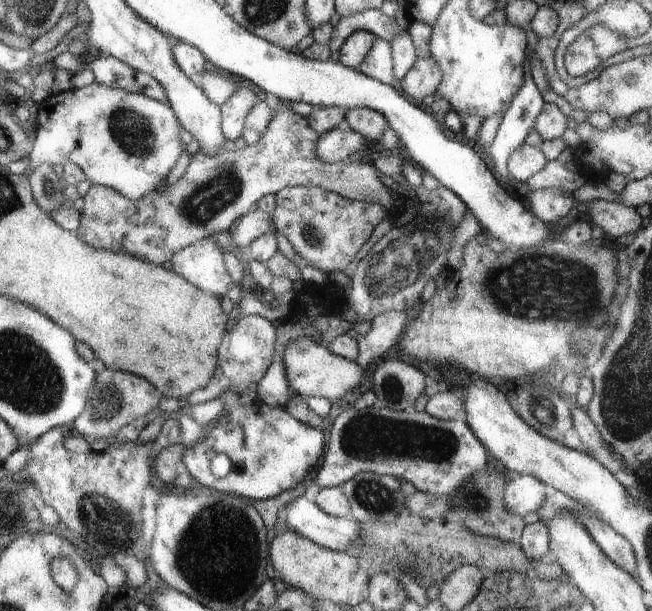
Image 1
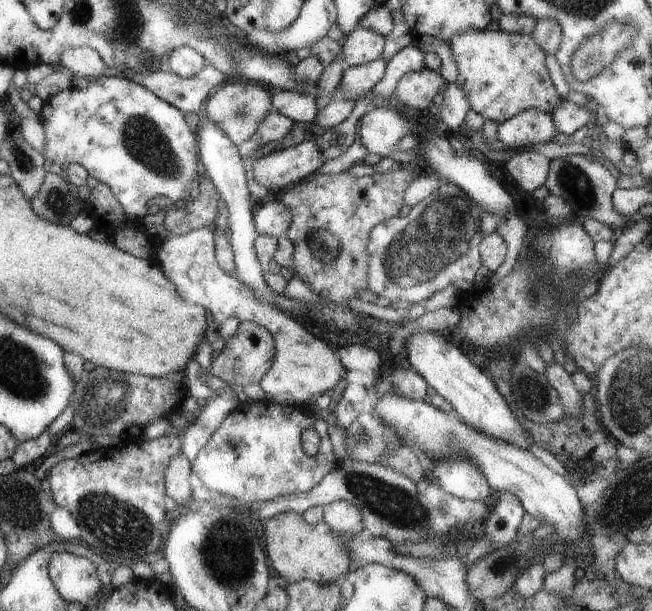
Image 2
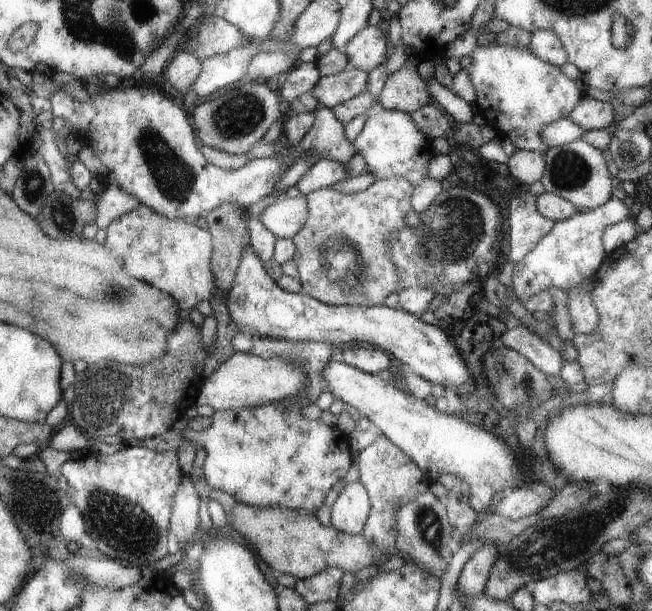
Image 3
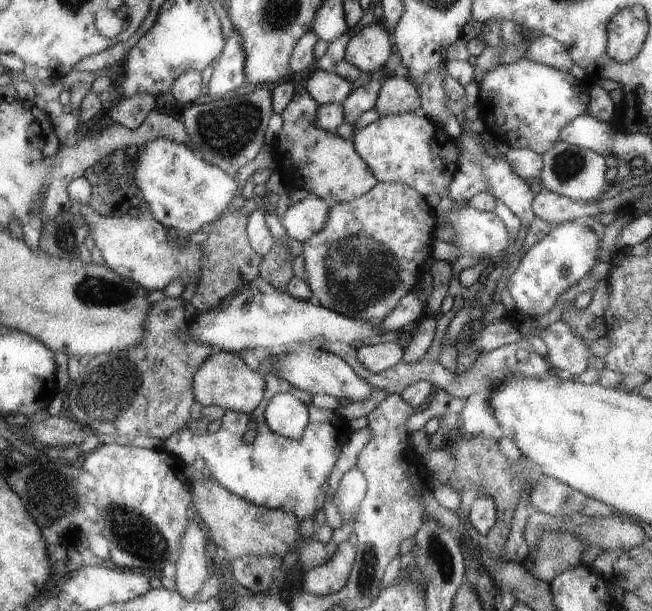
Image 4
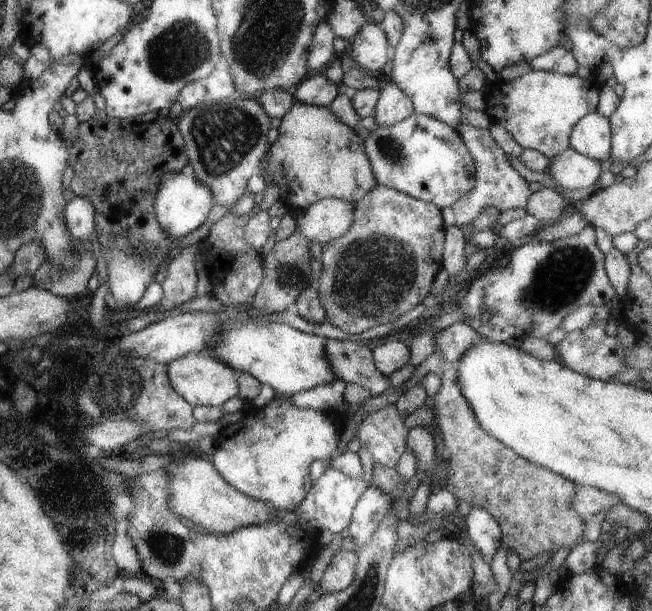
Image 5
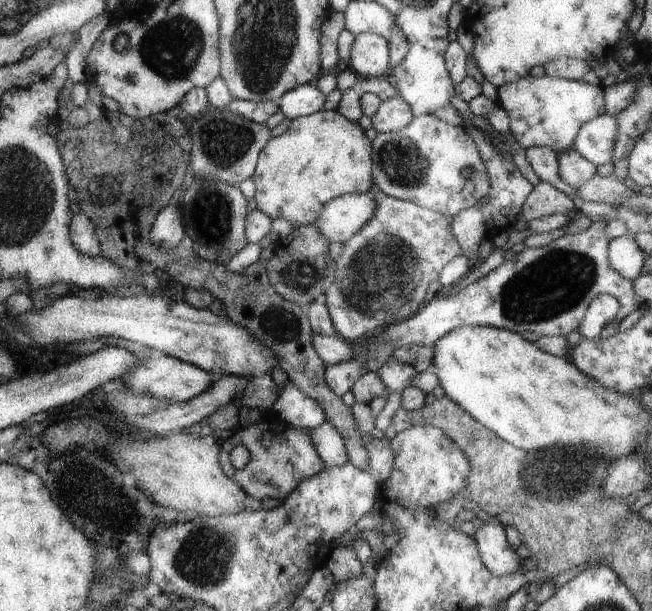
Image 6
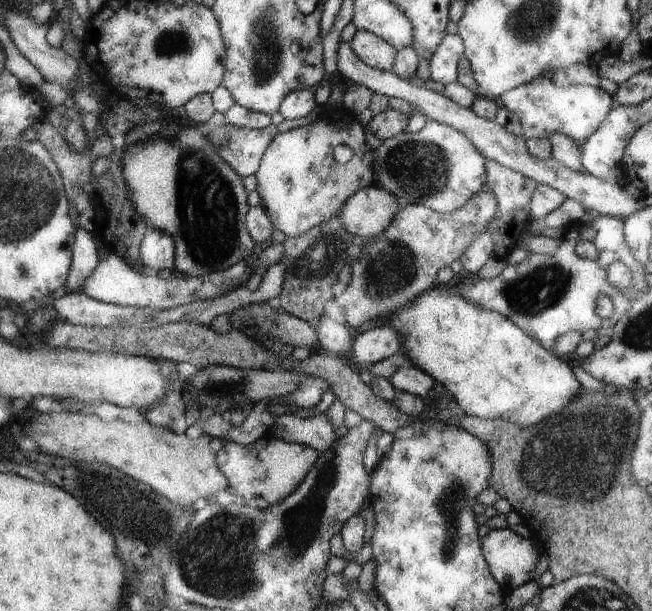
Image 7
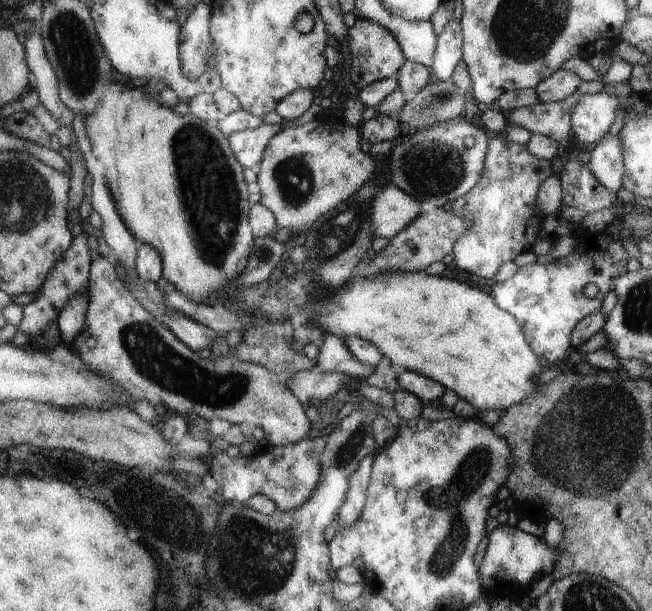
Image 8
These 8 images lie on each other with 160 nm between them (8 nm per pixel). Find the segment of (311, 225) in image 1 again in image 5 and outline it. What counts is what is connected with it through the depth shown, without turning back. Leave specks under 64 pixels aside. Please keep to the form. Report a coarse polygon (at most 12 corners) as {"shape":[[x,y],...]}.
{"shape":[[376,184],[315,247],[327,322],[359,334],[429,293],[445,226]]}

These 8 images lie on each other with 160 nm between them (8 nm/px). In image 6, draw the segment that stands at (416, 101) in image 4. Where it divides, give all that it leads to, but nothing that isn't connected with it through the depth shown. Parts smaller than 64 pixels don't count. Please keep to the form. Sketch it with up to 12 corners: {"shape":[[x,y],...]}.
{"shape":[[399,96],[380,102],[371,118],[376,133],[401,130],[414,118]]}

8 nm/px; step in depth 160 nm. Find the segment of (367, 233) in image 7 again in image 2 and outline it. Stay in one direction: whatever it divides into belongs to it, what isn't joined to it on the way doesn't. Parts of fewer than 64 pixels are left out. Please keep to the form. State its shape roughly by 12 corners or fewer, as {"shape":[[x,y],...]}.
{"shape":[[271,196],[252,214],[258,235],[285,234],[292,216]]}

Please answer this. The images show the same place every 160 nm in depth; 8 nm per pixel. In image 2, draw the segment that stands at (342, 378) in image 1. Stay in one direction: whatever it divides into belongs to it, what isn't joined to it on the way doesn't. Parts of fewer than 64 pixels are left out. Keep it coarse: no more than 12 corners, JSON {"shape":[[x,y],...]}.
{"shape":[[213,228],[160,229],[148,260],[177,295],[268,330],[265,399],[297,407],[346,371],[303,325],[214,257]]}

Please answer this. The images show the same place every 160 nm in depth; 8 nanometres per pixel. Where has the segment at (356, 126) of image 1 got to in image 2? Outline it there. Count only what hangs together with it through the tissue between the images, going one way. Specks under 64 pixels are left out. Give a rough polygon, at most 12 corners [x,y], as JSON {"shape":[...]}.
{"shape":[[369,106],[356,140],[376,157],[410,134],[401,113]]}

